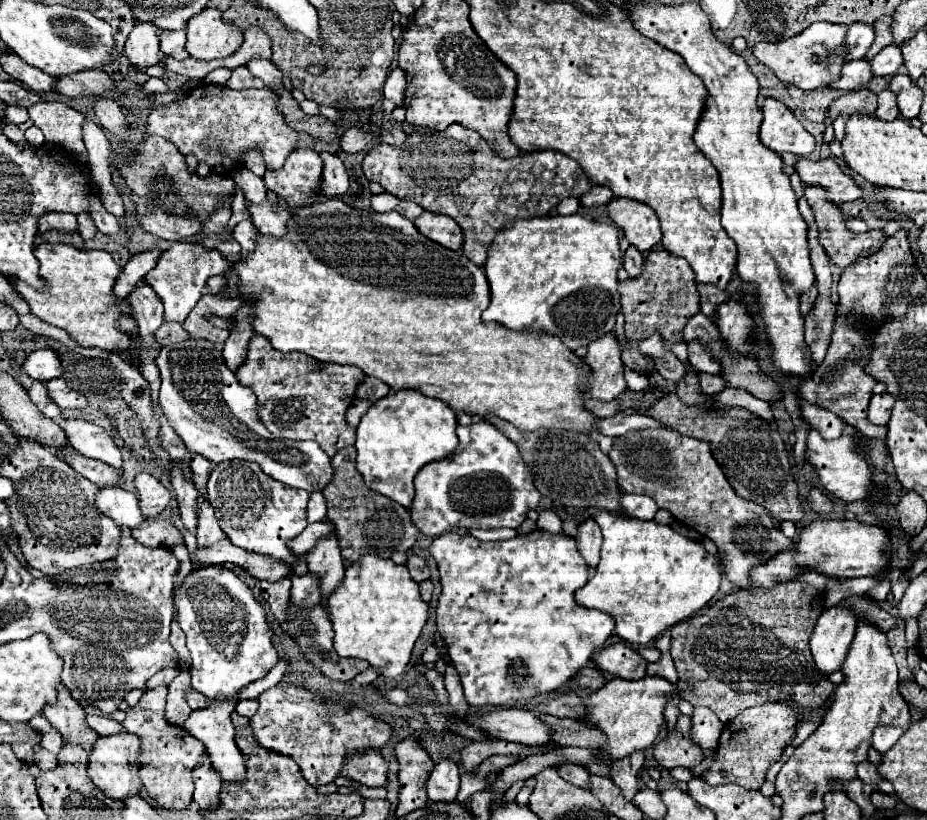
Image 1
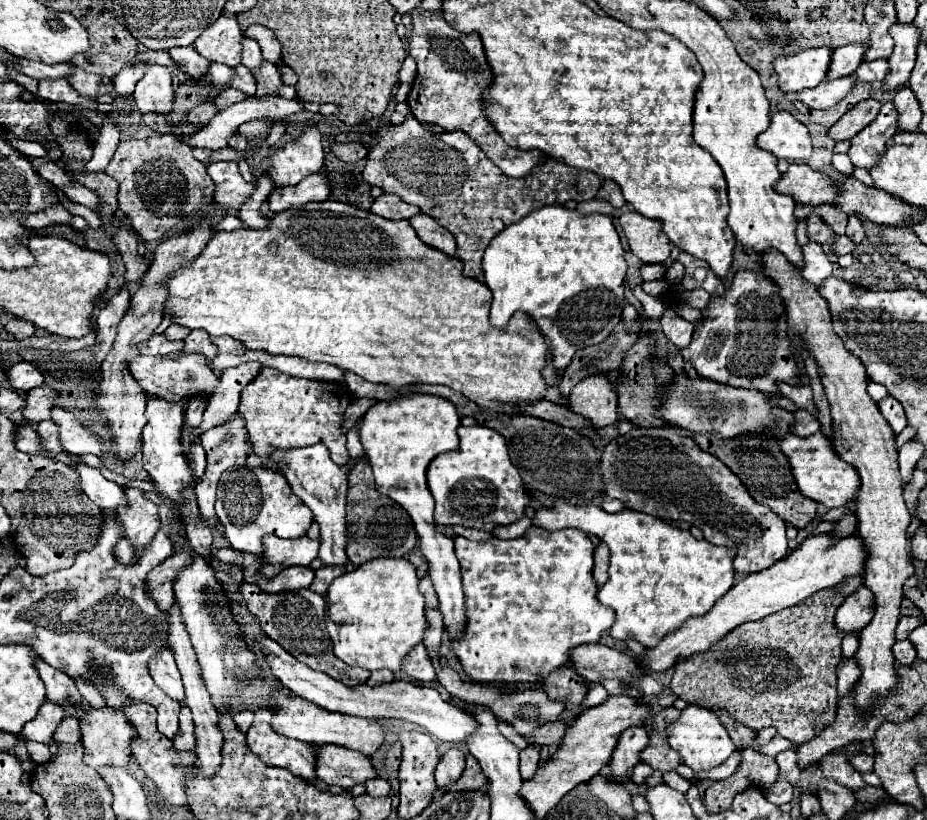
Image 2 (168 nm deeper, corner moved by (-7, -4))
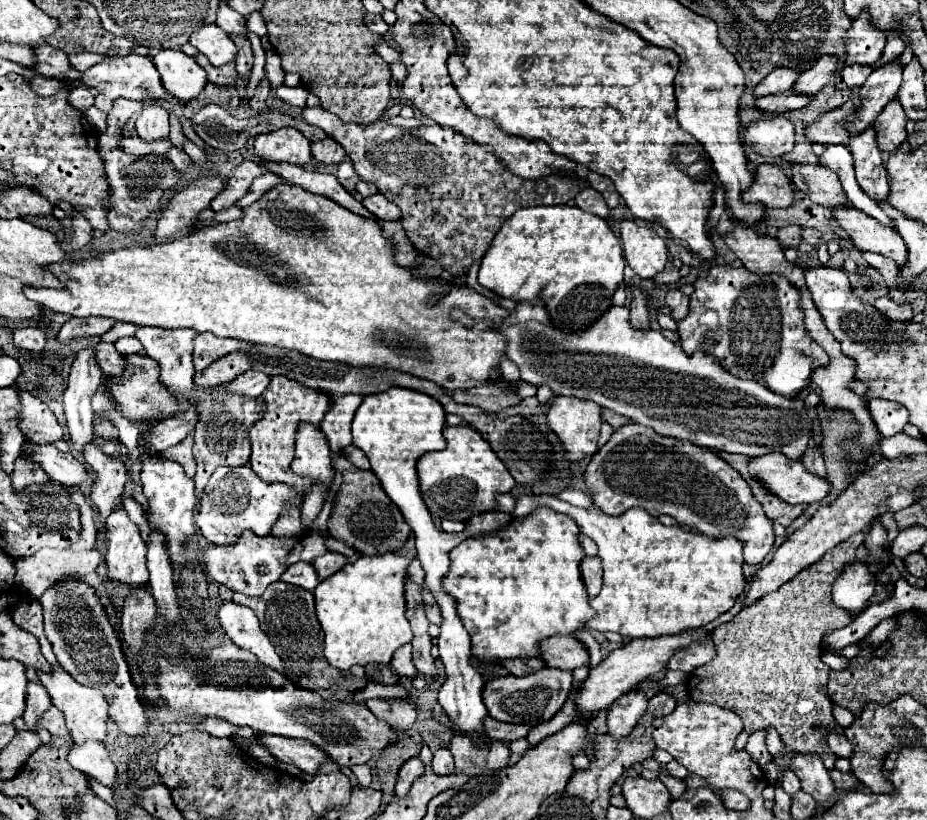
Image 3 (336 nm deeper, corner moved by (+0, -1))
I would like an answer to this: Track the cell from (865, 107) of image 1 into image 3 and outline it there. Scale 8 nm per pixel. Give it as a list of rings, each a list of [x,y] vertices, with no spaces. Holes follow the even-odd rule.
[[[844,104],[836,110],[830,110],[822,118],[816,118],[806,128],[806,136],[810,142],[820,142],[820,144],[848,144],[848,130],[844,130],[844,122],[848,116],[856,114],[854,104]]]

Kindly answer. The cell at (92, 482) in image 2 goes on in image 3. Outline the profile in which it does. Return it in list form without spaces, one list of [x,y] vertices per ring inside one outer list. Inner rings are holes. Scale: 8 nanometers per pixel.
[[[24,446],[26,452],[32,454],[32,460],[38,462],[46,474],[64,484],[64,486],[82,486],[92,478],[86,466],[78,462],[70,452],[60,452],[56,446]]]

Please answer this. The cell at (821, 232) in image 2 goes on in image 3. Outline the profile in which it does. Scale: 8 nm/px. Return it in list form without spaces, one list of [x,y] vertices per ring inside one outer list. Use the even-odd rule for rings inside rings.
[[[788,224],[784,228],[778,228],[776,238],[782,246],[798,246],[802,242],[802,226]]]

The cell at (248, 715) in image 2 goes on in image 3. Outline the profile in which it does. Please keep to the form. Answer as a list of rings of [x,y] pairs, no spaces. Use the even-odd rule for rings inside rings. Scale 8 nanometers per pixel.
[[[204,718],[198,724],[198,730],[206,730],[212,736],[218,736],[218,738],[230,738],[236,732],[236,726],[232,726],[230,722],[224,722],[220,718]]]

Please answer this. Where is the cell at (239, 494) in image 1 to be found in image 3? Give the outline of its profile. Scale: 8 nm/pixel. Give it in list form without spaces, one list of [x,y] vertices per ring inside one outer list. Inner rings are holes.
[[[220,466],[208,480],[202,498],[196,524],[200,534],[212,544],[232,544],[242,532],[252,530],[258,536],[268,536],[288,506],[300,506],[302,496],[288,484],[268,484],[250,466]]]

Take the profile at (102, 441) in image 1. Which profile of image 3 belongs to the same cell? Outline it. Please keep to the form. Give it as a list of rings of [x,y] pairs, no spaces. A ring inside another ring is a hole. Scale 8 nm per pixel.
[[[20,392],[22,398],[22,420],[20,430],[24,436],[36,444],[54,444],[64,438],[64,430],[58,424],[52,410],[40,398],[30,392]]]

